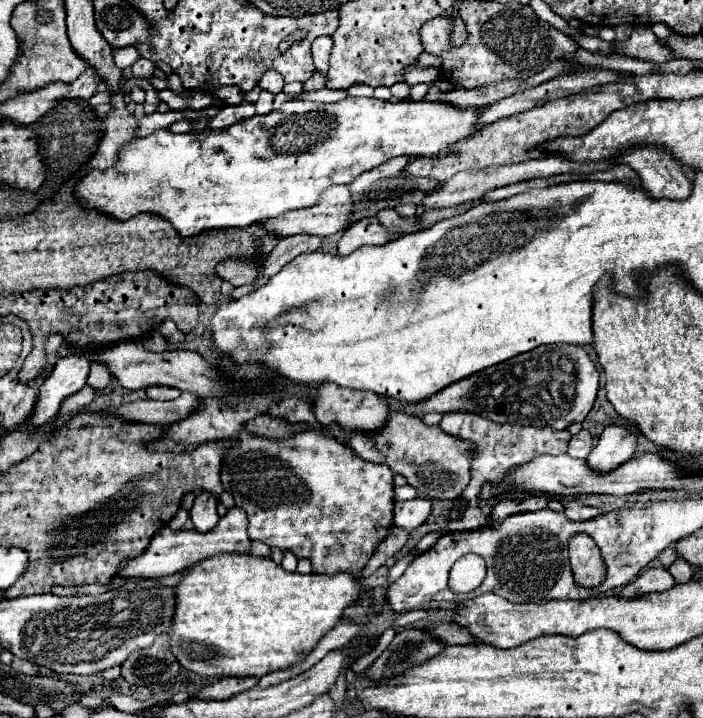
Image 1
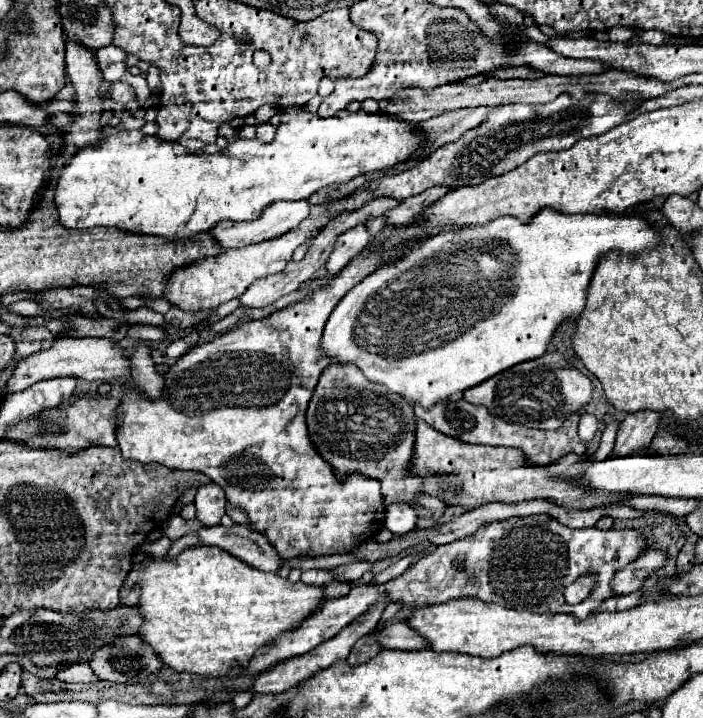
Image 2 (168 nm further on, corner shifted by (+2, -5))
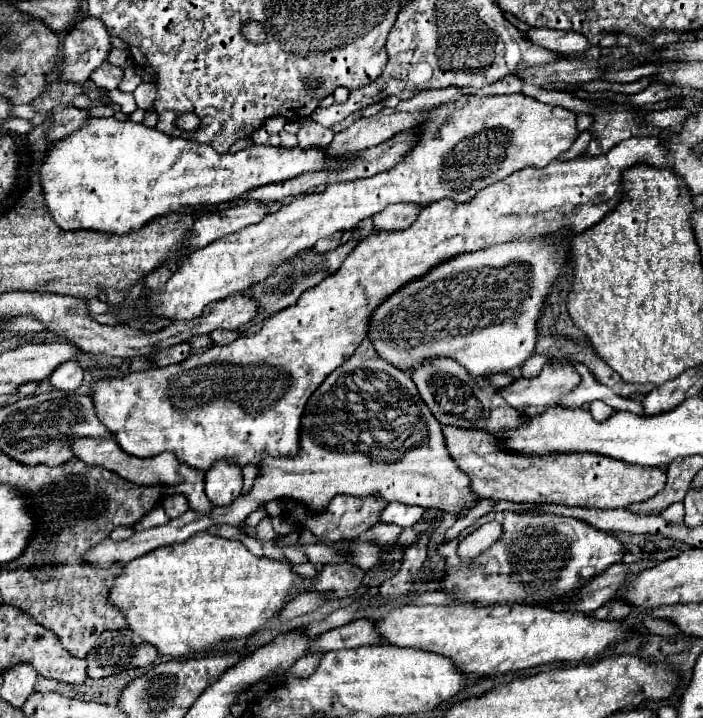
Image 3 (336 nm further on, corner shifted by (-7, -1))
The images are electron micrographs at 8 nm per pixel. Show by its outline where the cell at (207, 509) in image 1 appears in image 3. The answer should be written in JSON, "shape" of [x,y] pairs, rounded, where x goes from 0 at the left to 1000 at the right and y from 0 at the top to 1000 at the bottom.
{"shape":[[[330,638],[307,641],[293,657],[293,688],[307,705],[324,705],[344,685],[344,649]]]}

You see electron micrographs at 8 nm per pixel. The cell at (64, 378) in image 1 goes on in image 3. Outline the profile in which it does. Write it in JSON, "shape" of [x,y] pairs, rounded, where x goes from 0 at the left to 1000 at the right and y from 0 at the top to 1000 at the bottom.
{"shape":[[[97,501],[91,504],[91,510],[83,510],[74,524],[71,524],[71,535],[74,540],[83,543],[108,543],[117,535],[117,524],[119,515],[108,501]]]}

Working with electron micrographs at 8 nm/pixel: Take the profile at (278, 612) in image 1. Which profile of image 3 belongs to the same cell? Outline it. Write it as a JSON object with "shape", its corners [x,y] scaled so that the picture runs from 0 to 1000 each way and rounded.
{"shape":[[[282,741],[276,747],[270,747],[265,755],[256,755],[256,758],[245,758],[245,760],[228,760],[188,783],[182,783],[174,797],[165,802],[165,808],[159,811],[156,822],[154,822],[154,836],[176,855],[179,866],[182,866],[182,875],[196,883],[208,897],[216,897],[225,903],[228,911],[233,914],[245,914],[245,916],[262,916],[270,911],[270,905],[276,911],[287,908],[290,903],[302,903],[302,900],[313,900],[319,891],[327,891],[327,889],[350,889],[356,886],[358,880],[364,880],[370,872],[387,866],[398,852],[401,852],[401,841],[407,836],[407,827],[410,827],[410,819],[415,813],[415,808],[421,808],[421,799],[413,794],[413,786],[407,783],[395,783],[395,780],[384,780],[384,777],[367,777],[361,774],[358,769],[353,769],[353,763],[339,755],[339,752],[321,752],[321,749],[313,749],[313,747],[304,747],[299,741]]]}

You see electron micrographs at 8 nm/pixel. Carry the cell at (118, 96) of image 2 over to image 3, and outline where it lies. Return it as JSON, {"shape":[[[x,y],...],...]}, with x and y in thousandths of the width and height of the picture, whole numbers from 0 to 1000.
{"shape":[[[151,84],[145,92],[139,92],[139,95],[131,100],[128,111],[131,111],[139,123],[162,125],[162,123],[168,123],[168,117],[171,117],[171,111],[174,111],[174,103],[176,103],[174,95],[162,92],[162,89],[156,89],[156,86]]]}

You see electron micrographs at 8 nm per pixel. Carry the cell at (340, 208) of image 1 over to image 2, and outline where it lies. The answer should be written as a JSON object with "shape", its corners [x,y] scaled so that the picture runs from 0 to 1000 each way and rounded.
{"shape":[[[440,279],[391,281],[391,287],[383,287],[374,295],[374,304],[357,309],[312,309],[312,315],[300,320],[300,329],[306,329],[306,334],[320,345],[368,340],[422,318],[440,301],[440,295]]]}

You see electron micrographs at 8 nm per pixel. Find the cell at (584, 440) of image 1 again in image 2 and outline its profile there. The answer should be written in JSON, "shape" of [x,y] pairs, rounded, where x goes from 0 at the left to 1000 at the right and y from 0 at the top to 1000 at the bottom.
{"shape":[[[826,577],[826,588],[824,588],[824,610],[835,618],[844,613],[849,602],[849,585],[841,577]]]}

